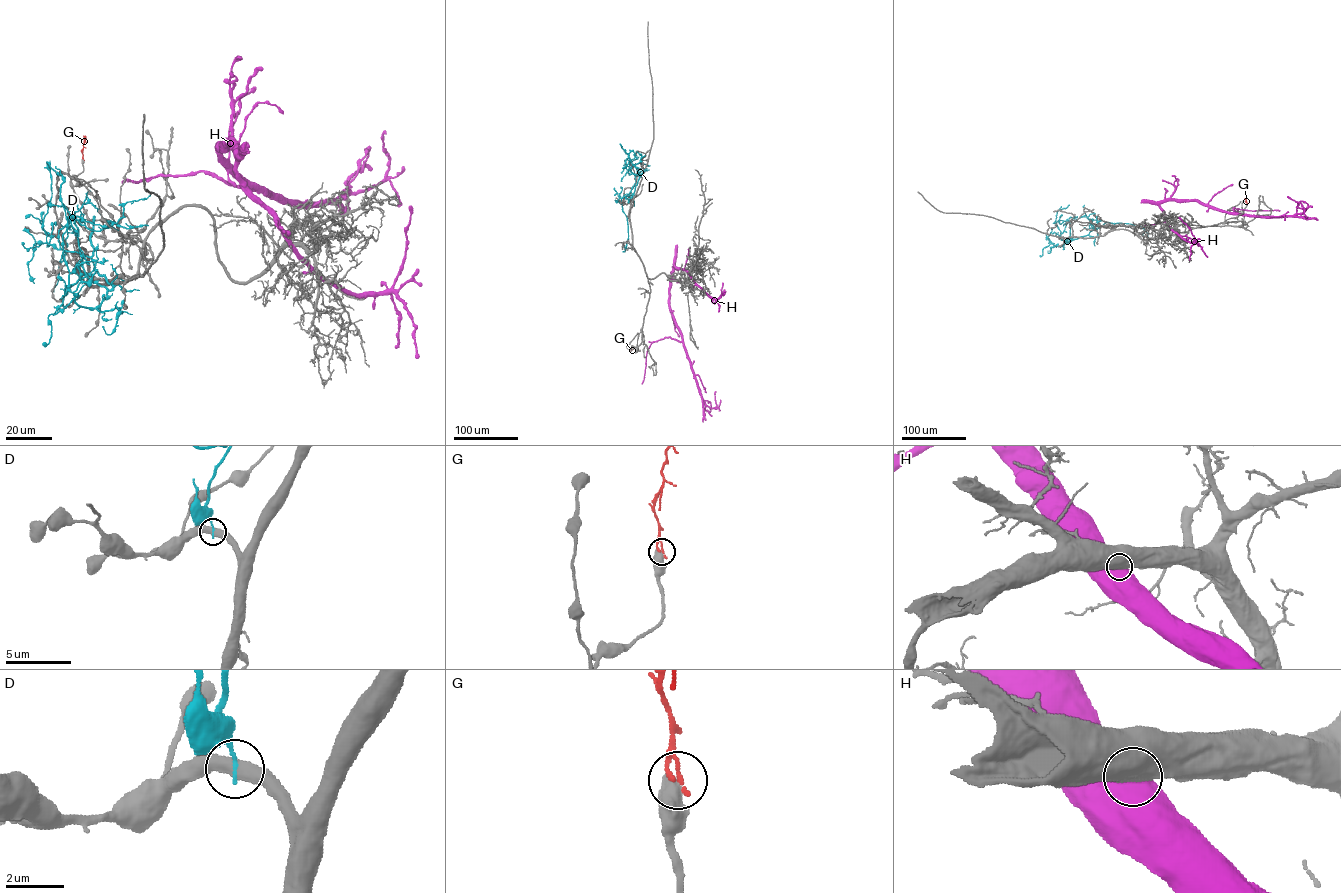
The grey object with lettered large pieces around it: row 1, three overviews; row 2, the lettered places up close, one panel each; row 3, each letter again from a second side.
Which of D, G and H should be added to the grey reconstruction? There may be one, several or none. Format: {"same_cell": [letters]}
{"same_cell": []}

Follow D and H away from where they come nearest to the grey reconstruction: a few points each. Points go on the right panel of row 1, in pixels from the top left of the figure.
D: (1099, 234), (1071, 240), (1069, 237), (1065, 241), (1061, 239), (1055, 222), (1057, 212), (1069, 204)
H: (1171, 228), (1159, 204), (1168, 201), (1199, 201), (1247, 215), (1294, 216), (1304, 212), (1302, 205), (1287, 196)

